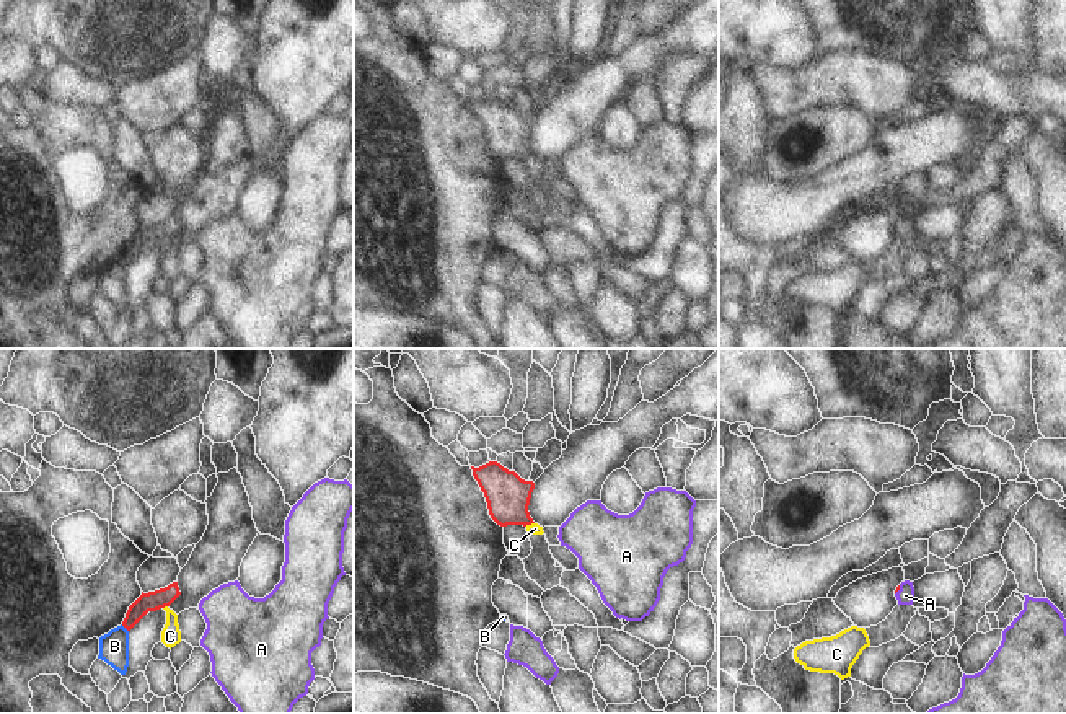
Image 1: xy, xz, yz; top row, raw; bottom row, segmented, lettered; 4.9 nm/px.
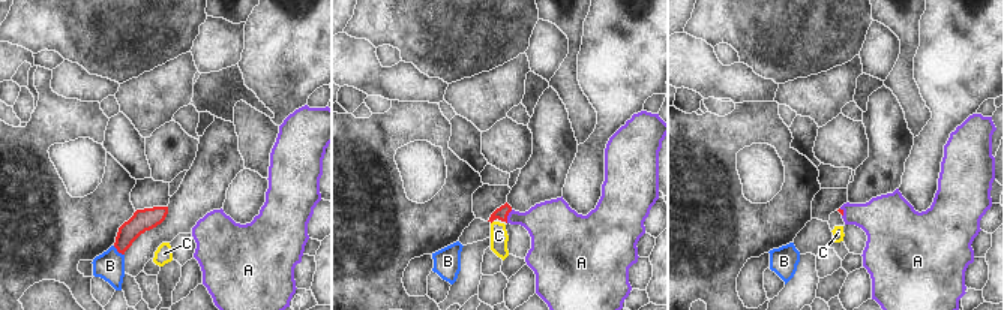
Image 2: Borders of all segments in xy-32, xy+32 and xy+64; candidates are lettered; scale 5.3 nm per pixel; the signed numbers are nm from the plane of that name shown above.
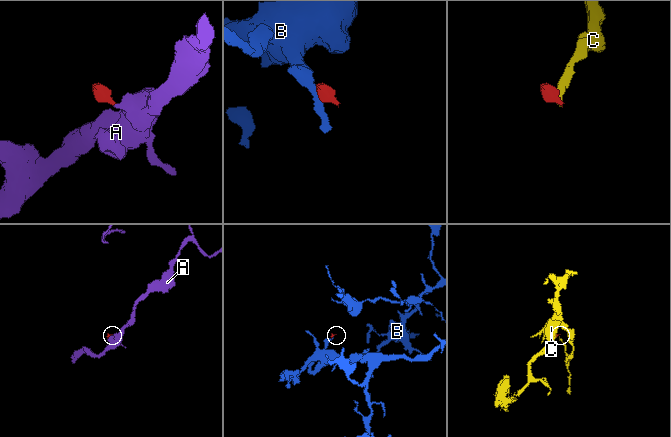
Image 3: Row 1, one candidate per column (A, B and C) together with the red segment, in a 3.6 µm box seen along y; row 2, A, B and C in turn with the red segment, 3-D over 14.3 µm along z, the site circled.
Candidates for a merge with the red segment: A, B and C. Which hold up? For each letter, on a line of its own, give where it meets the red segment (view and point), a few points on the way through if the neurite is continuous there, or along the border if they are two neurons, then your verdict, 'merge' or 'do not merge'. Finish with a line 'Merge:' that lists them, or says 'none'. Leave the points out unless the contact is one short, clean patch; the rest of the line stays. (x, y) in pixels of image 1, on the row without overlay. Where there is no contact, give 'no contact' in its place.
A: meets red in yz at (898, 224); runs through yz (898, 220), (898, 224), (905, 230); merge
B: meets red in xy at (124, 261); border along xy (121, 260), (127, 266); do not merge
C: meets red in xy at (165, 240); border along xy (167, 240), (163, 243); do not merge
Merge: A

